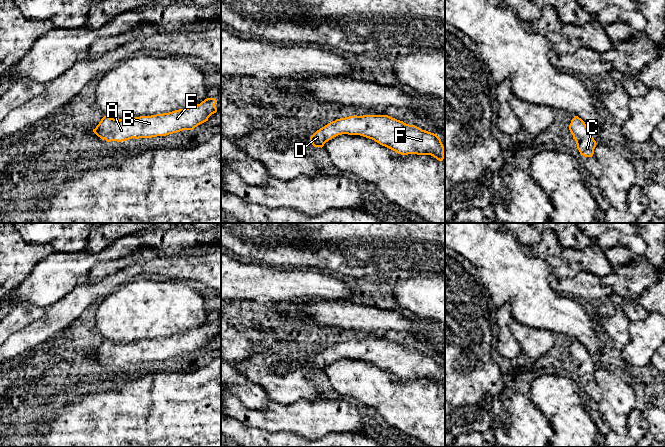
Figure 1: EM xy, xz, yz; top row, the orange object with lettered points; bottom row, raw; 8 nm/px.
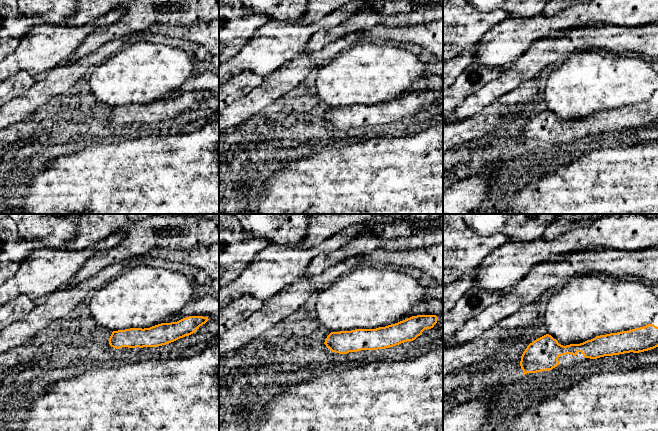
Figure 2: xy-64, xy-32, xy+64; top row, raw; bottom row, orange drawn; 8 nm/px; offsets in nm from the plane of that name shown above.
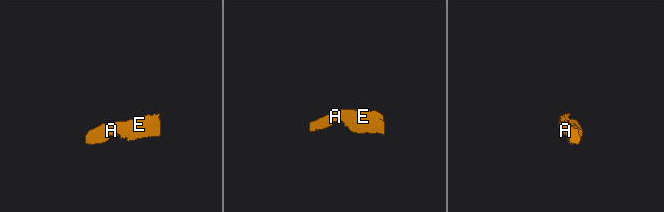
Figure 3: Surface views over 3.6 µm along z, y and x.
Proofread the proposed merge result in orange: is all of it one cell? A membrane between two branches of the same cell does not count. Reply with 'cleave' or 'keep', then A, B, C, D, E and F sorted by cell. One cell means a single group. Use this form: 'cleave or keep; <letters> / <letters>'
keep; A B C D E F

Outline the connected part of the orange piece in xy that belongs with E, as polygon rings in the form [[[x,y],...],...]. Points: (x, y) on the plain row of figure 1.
[[[215,322],[169,337],[114,343],[104,340],[93,356],[107,366],[122,366],[132,362],[166,360],[183,354],[193,354],[217,336]]]

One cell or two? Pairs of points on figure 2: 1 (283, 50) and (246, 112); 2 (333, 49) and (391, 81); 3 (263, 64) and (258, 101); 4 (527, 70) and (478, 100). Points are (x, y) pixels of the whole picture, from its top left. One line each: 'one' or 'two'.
1: two
2: two
3: two
4: one

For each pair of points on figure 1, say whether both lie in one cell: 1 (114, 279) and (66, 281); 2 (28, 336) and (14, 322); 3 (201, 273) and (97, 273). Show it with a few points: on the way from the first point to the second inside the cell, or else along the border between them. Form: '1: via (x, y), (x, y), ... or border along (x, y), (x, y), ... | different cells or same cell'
1: border along (85, 279), (66, 295) | different cells
2: border along (42, 316), (10, 336) | different cells
3: border along (135, 263), (108, 274), (97, 282), (92, 282) | different cells

